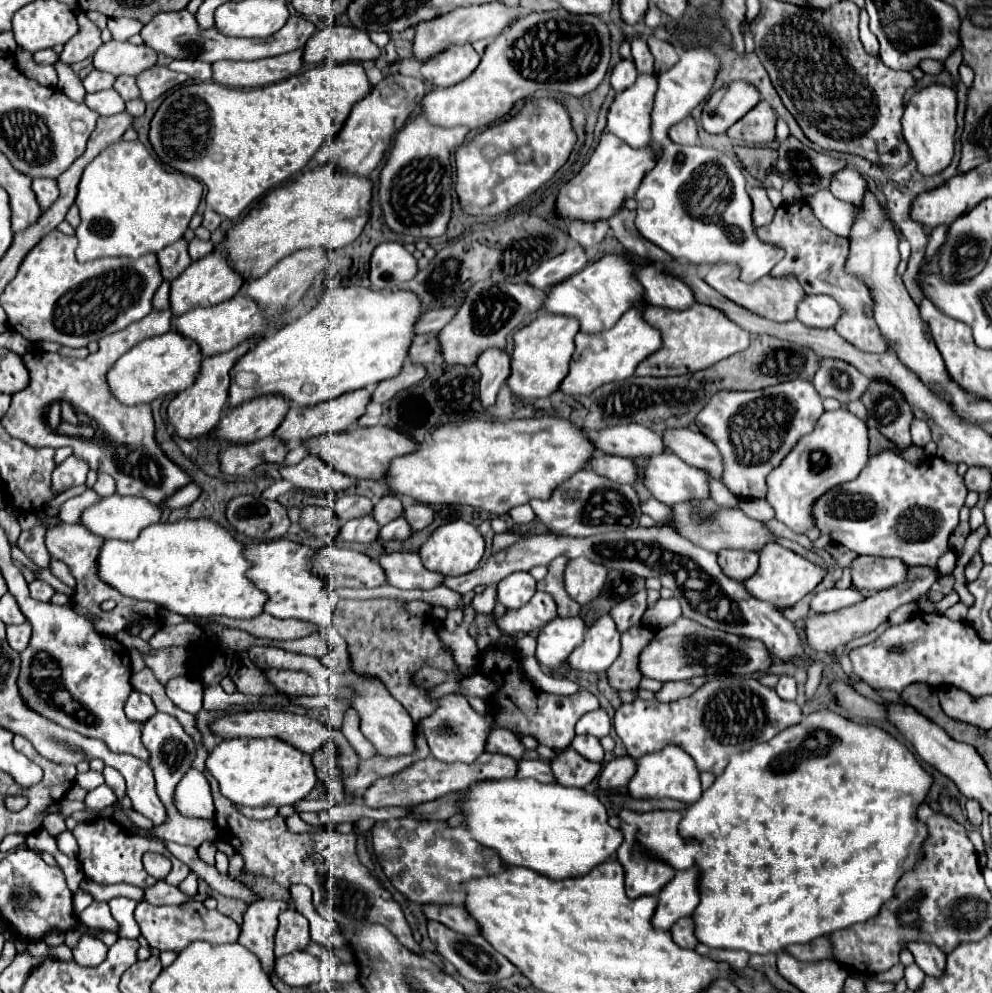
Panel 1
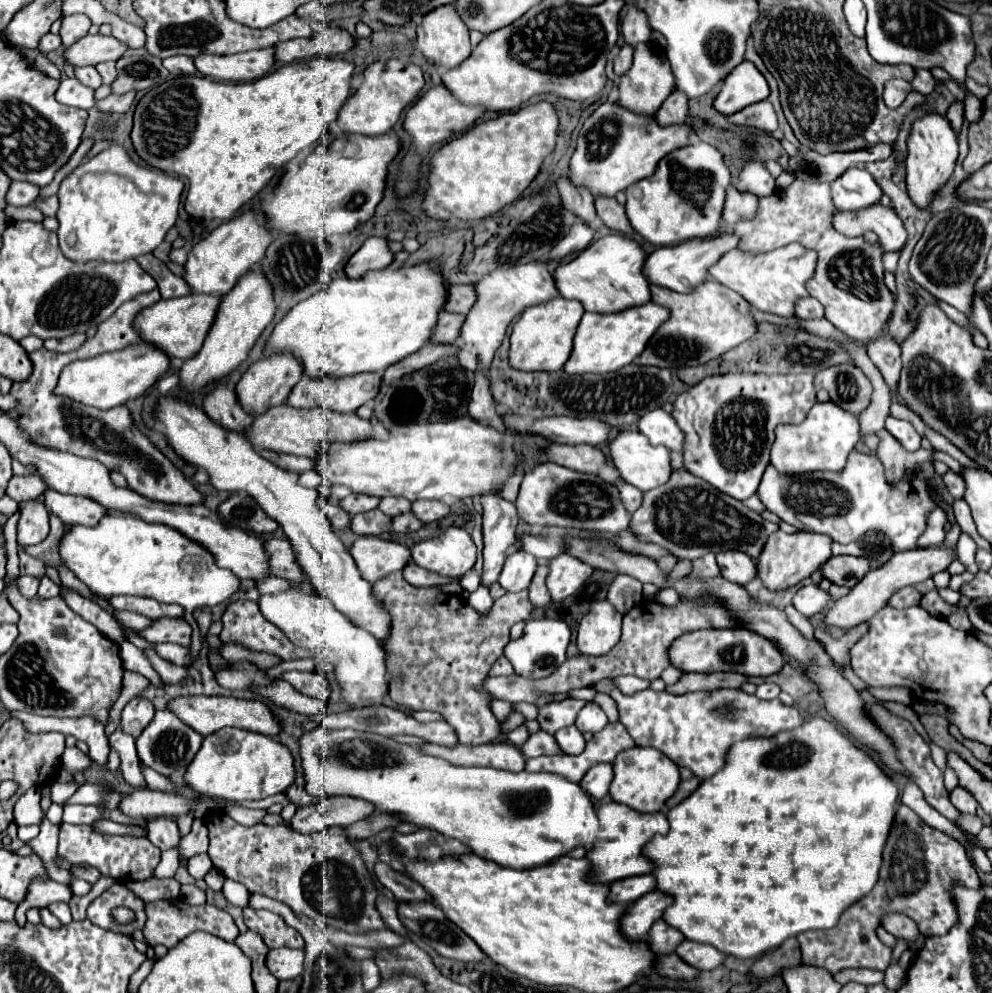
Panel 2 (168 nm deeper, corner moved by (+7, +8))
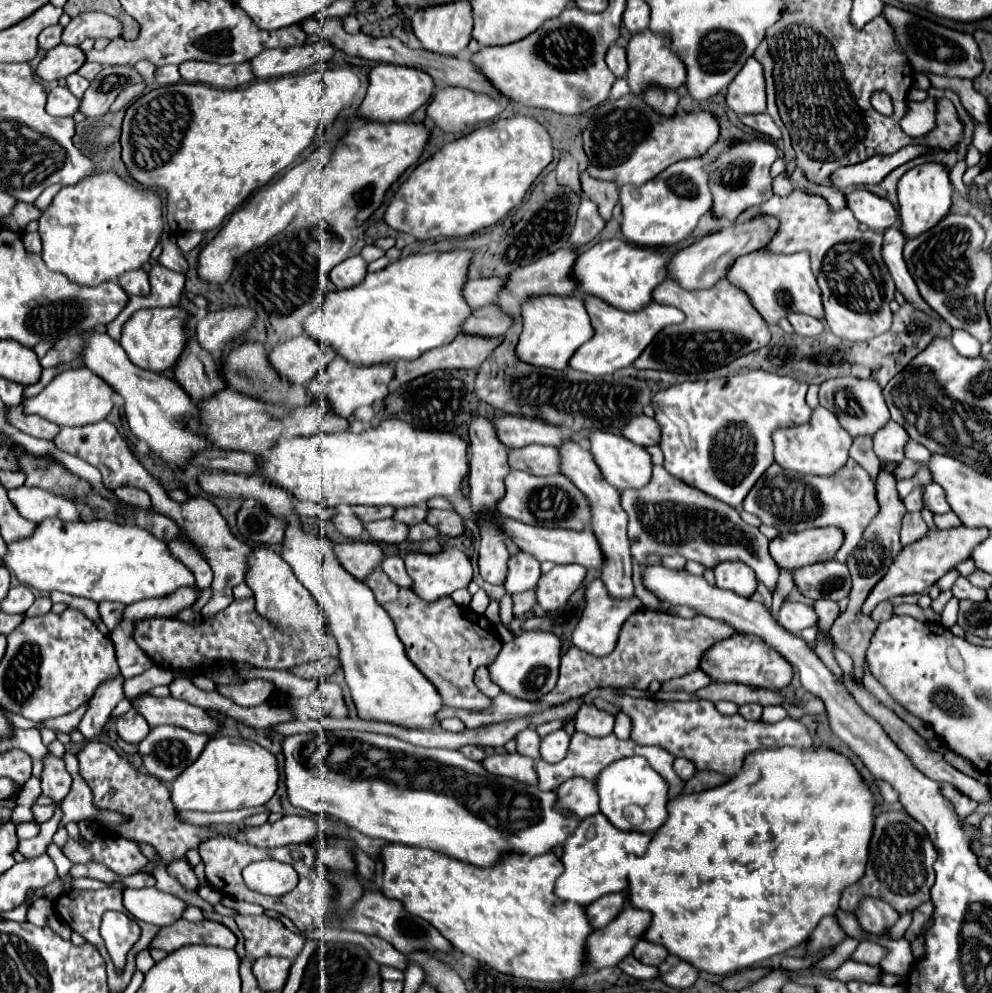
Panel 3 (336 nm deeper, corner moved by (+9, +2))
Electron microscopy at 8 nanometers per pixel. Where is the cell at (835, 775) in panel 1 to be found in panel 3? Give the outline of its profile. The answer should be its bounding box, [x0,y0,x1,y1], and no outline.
[626,747,876,973]

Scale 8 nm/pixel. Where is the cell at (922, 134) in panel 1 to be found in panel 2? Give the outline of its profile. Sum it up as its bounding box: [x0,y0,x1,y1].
[906,113,958,209]

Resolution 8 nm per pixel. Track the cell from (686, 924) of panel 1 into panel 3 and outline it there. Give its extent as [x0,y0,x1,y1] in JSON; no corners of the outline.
[634,939,668,965]

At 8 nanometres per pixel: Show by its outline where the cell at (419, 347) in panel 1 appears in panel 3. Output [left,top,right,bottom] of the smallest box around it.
[462,305,512,337]

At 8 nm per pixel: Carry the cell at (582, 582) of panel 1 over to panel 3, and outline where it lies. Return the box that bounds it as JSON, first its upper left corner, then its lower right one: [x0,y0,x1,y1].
[538,565,586,611]

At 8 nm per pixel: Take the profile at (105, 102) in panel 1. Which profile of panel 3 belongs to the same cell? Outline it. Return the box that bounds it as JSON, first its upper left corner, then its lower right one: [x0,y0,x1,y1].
[46,87,80,117]

